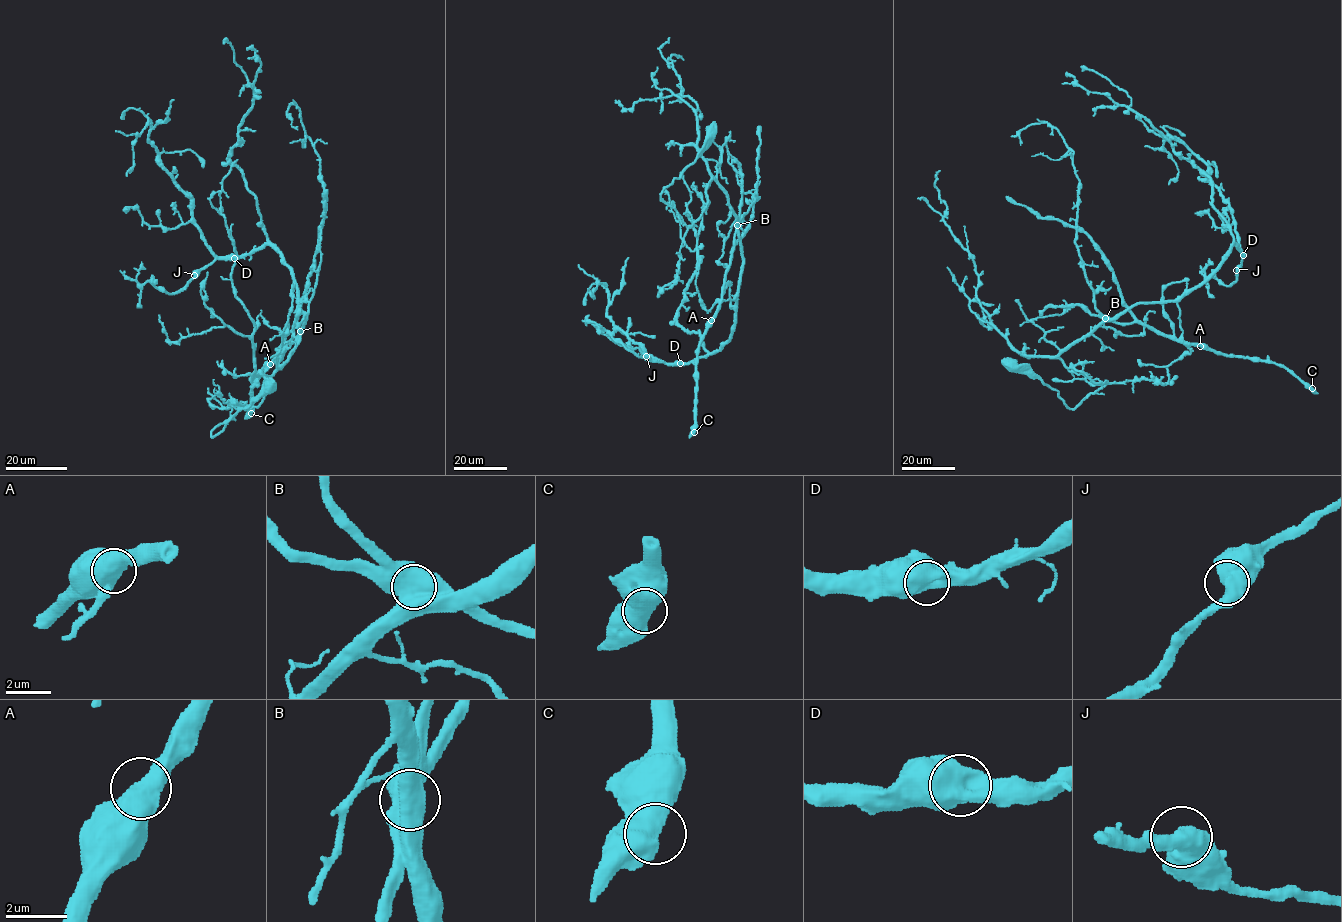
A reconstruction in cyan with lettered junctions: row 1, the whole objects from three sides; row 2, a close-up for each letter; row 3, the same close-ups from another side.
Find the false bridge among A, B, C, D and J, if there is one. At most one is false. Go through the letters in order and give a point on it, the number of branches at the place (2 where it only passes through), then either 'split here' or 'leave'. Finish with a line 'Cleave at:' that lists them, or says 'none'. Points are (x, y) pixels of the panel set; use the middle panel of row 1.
A: (711, 320) | 2 | leave
B: (737, 225) | 2 | split here
C: (694, 432) | 2 | leave
D: (680, 363) | 2 | leave
J: (646, 356) | 2 | leave
Cleave at: B

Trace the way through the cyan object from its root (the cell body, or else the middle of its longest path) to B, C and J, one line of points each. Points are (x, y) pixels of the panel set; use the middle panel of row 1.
B: (711, 130), (703, 152), (661, 199), (688, 226), (707, 204), (713, 179), (737, 225)
C: (711, 130), (661, 195), (688, 226), (713, 179), (736, 220), (722, 298), (697, 355), (694, 432)
J: (711, 130), (661, 199), (688, 226), (712, 179), (726, 195), (743, 259), (735, 323), (694, 361), (646, 356)

